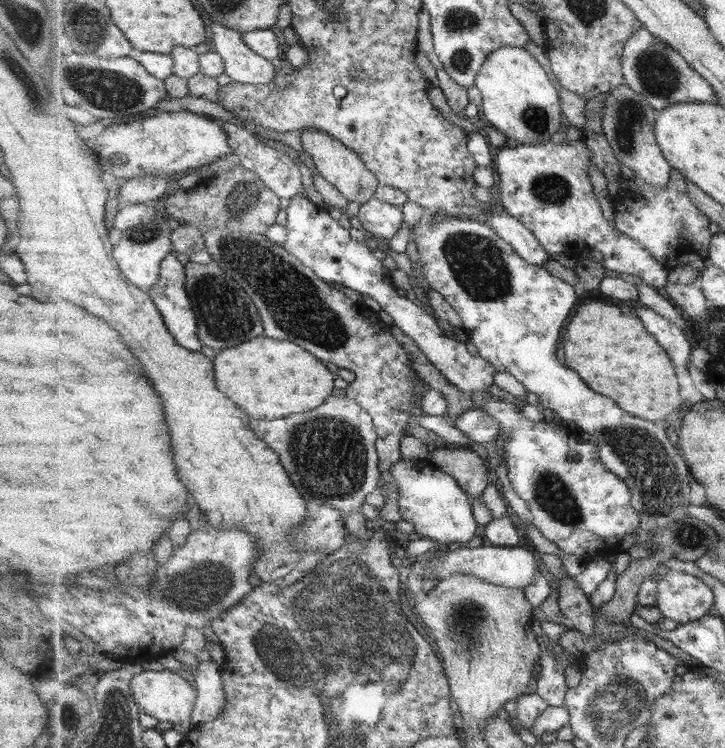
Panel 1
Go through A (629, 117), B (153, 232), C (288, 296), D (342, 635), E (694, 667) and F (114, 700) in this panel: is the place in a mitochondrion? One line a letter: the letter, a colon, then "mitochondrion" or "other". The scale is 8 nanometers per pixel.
A: mitochondrion
B: mitochondrion
C: mitochondrion
D: mitochondrion
E: other
F: mitochondrion

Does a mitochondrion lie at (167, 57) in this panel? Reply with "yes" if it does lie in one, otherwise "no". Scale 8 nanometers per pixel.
no

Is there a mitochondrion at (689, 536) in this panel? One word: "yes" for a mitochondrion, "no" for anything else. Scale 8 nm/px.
yes

